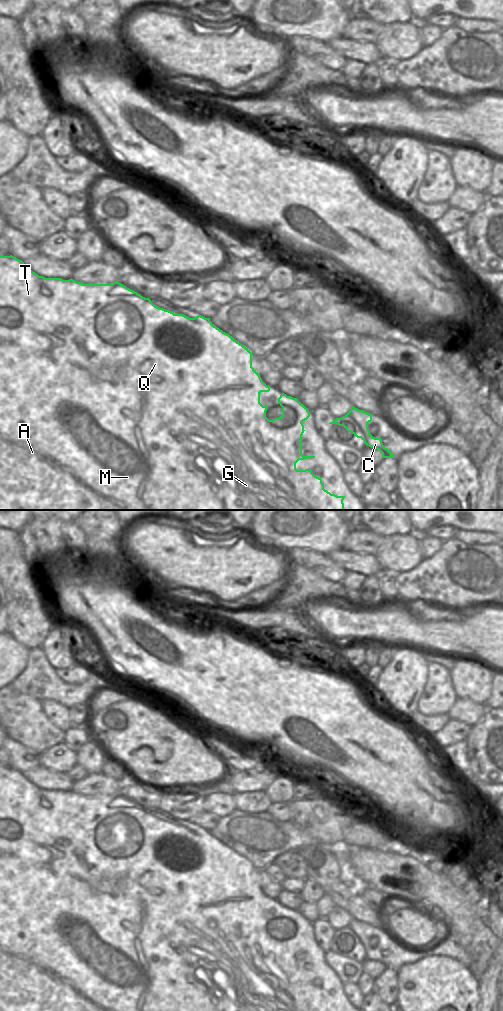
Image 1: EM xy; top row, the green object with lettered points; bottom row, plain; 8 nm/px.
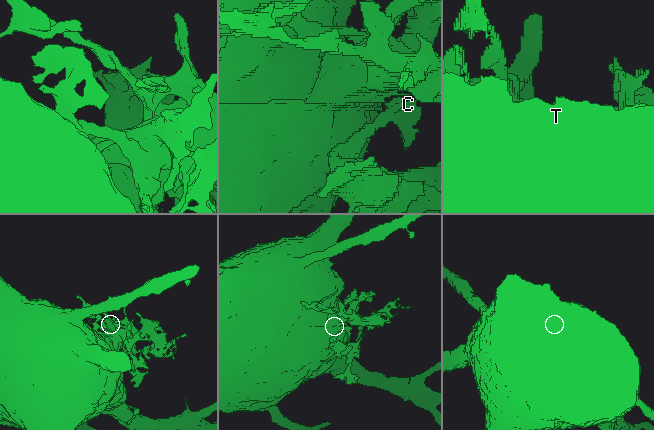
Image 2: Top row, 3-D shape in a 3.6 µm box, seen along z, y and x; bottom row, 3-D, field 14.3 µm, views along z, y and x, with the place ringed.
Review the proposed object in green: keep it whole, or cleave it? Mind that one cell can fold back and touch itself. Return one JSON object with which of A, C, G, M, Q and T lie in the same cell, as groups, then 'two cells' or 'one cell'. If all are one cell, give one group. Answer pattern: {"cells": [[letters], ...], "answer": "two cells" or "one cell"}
{"cells": [["A", "G", "M", "Q", "T"], ["C"]], "answer": "two cells"}

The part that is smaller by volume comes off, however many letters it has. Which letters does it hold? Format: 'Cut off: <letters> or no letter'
Cut off: C

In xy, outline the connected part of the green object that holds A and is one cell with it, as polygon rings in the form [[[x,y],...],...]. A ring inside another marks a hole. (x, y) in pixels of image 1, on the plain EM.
[[[0,767],[0,1011],[344,1011],[345,1008],[331,1006],[324,1001],[322,991],[315,988],[311,982],[297,982],[299,972],[315,970],[315,968],[302,967],[302,947],[304,937],[282,924],[279,930],[269,932],[266,929],[267,918],[260,915],[260,906],[250,909],[250,899],[247,894],[227,894],[222,886],[215,896],[206,893],[204,879],[204,860],[200,859],[191,849],[192,862],[172,869],[165,866],[158,857],[156,845],[172,837],[174,825],[155,818],[149,810],[127,800],[119,794],[111,796],[83,796],[72,790],[45,790],[39,788],[26,779],[22,772],[16,769]],[[189,868],[200,868],[195,876],[190,874]]]

